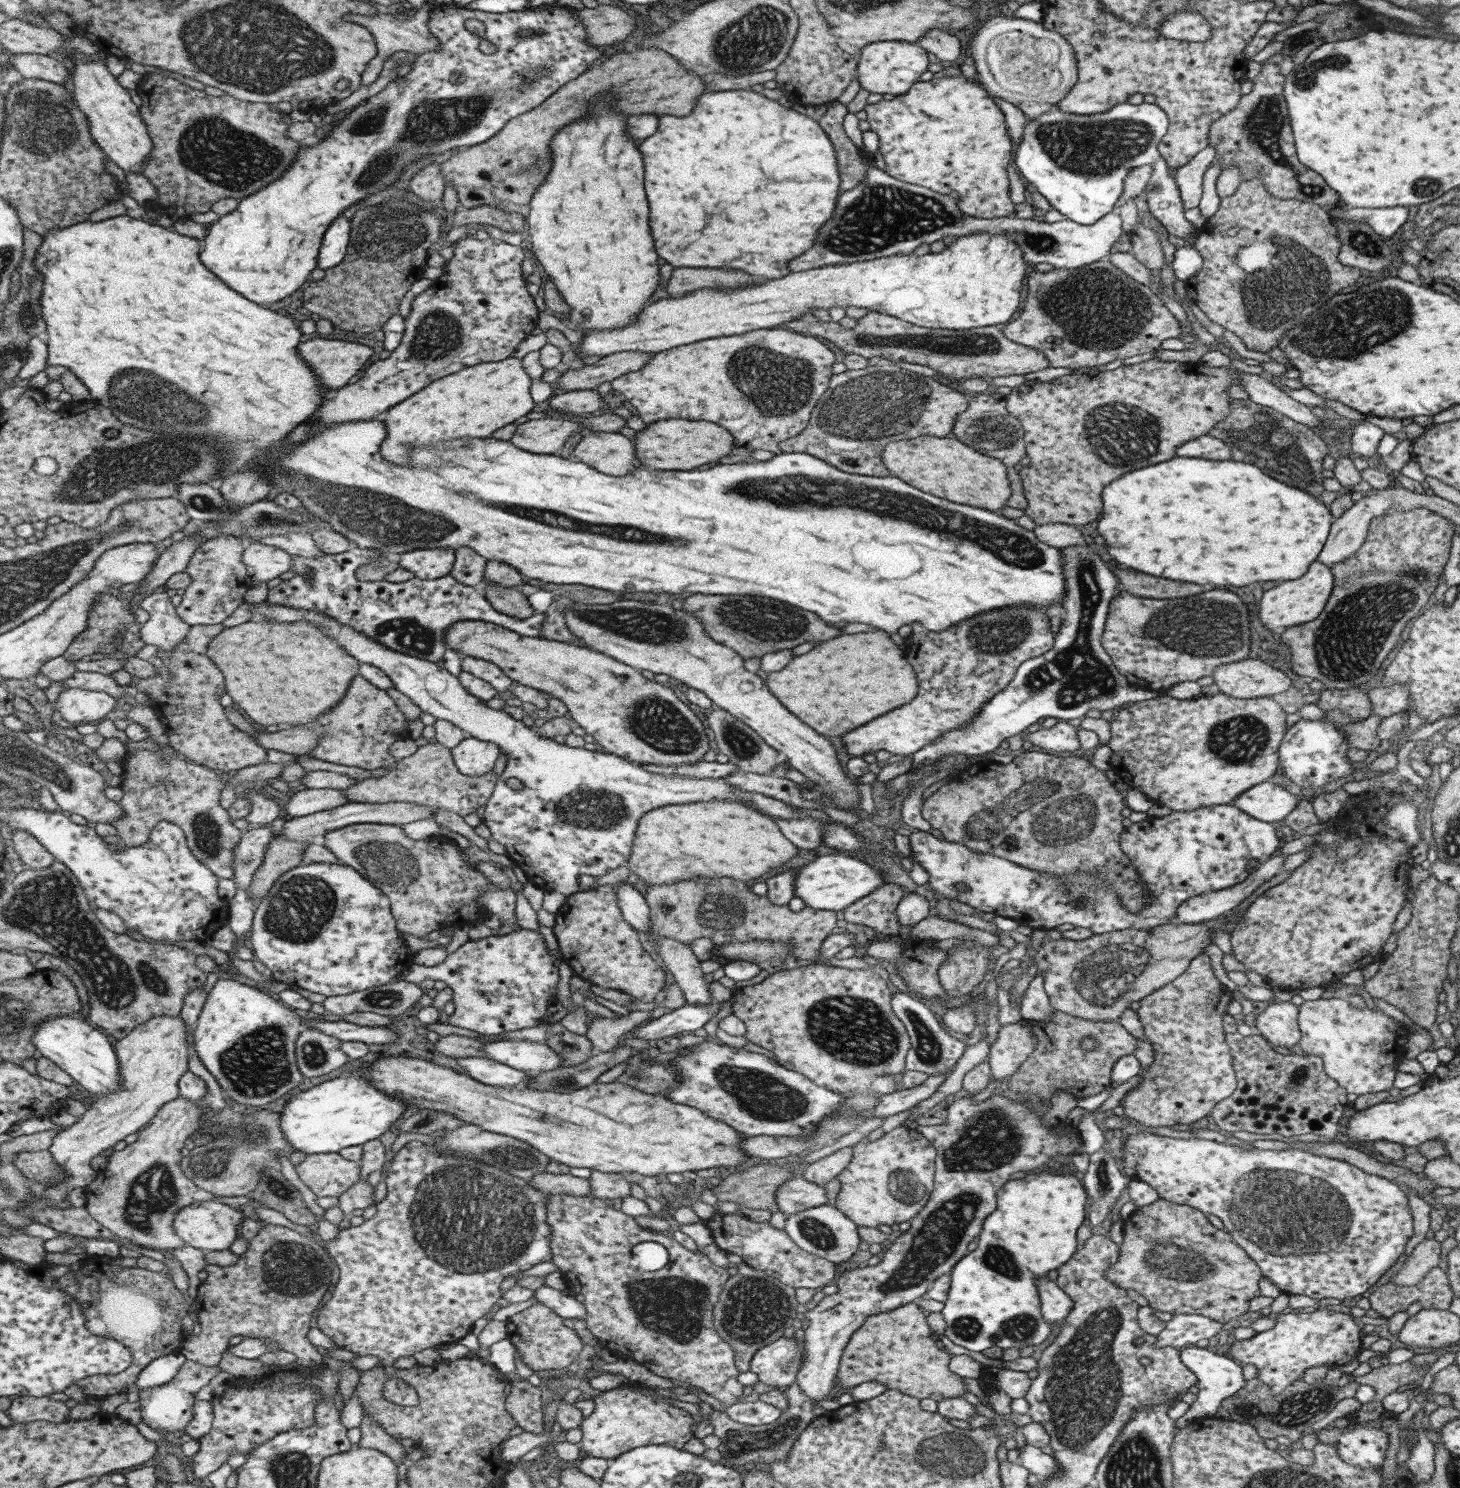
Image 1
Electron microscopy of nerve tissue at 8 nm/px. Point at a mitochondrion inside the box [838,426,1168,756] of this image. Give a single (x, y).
(1077, 674)

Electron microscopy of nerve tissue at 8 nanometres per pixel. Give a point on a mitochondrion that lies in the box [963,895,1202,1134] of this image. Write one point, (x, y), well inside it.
(1112, 971)

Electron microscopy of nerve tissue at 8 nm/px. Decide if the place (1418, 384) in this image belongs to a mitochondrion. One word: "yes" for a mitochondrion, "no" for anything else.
no

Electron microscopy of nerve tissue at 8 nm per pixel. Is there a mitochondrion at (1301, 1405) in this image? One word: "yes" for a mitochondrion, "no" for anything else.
yes

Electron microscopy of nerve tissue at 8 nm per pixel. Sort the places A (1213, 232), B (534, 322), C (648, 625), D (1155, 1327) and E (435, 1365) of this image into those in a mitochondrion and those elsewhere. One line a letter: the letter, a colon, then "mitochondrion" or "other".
A: other
B: other
C: mitochondrion
D: other
E: other

